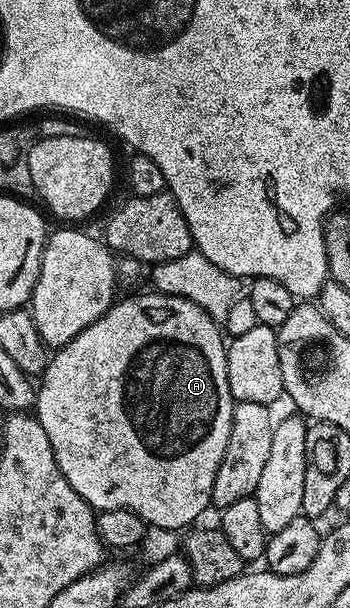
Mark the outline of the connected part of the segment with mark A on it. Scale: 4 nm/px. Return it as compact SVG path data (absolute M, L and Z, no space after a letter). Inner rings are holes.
M133 292L130 293L133 294L130 298L122 297L114 301L103 317L95 320L95 324L91 324L83 332L79 332L75 340L60 347L50 357L49 365L45 367L45 373L40 375L39 385L36 387L35 417L39 424L43 424L43 432L47 432L51 440L55 460L67 484L71 484L71 488L75 488L75 492L79 492L79 496L83 496L85 503L93 507L94 511L123 508L135 512L135 516L144 520L146 527L181 530L184 526L192 527L192 522L205 509L210 509L215 472L219 472L219 464L223 460L223 452L227 452L227 440L231 436L235 403L231 396L231 388L227 384L227 342L223 337L222 327L213 321L211 315L203 312L203 308L191 304L191 300L156 292L137 293L141 292Z

